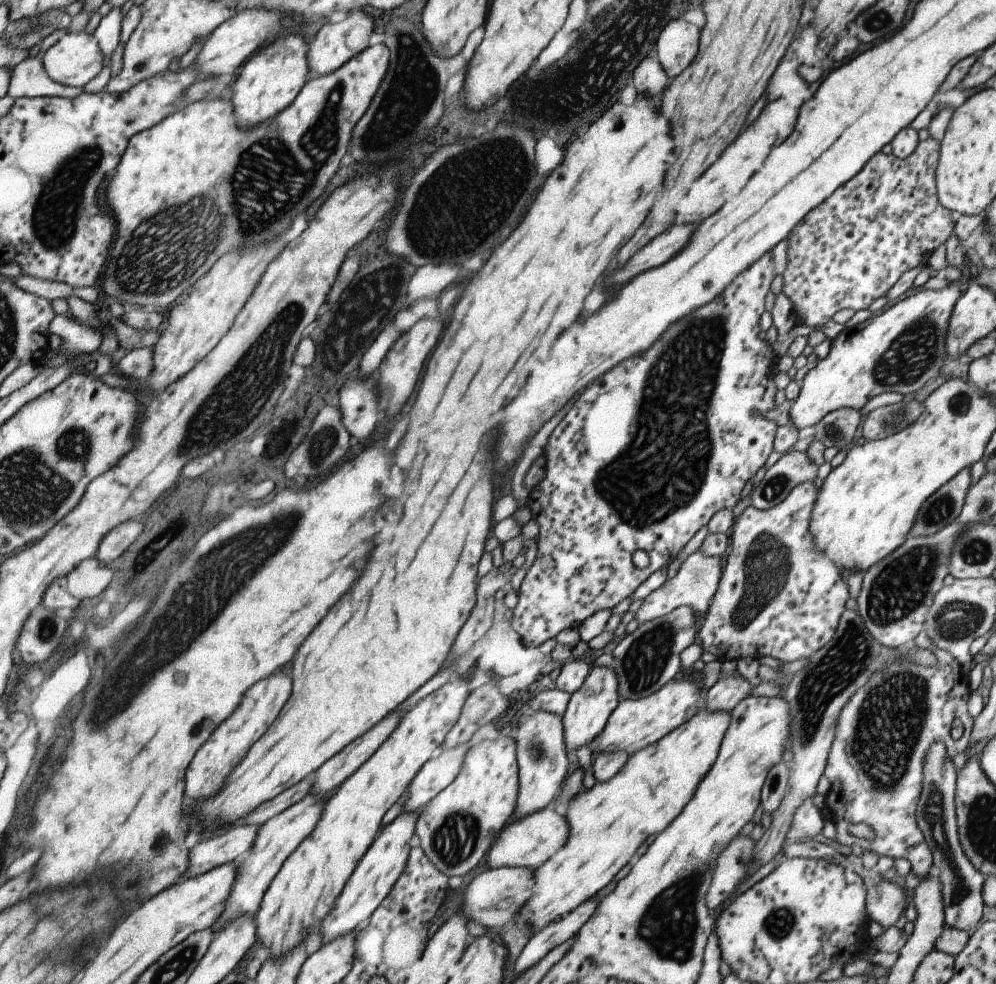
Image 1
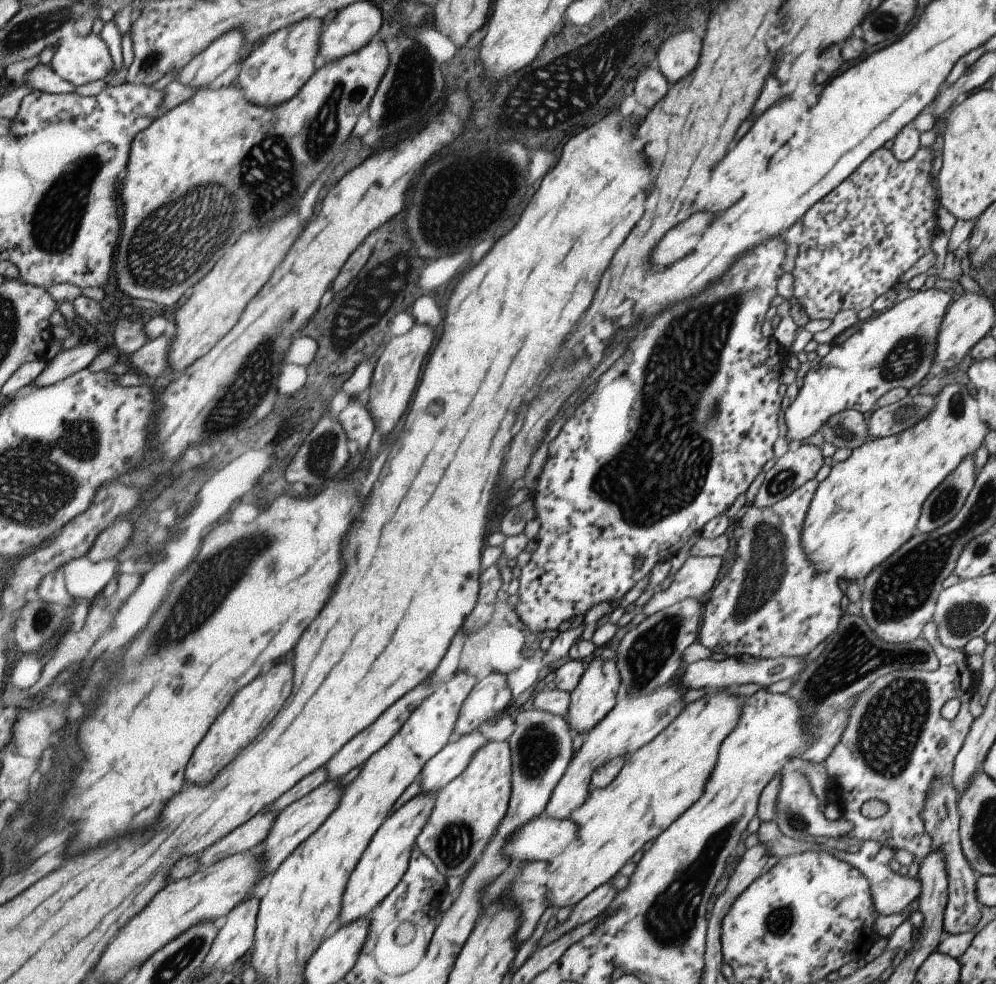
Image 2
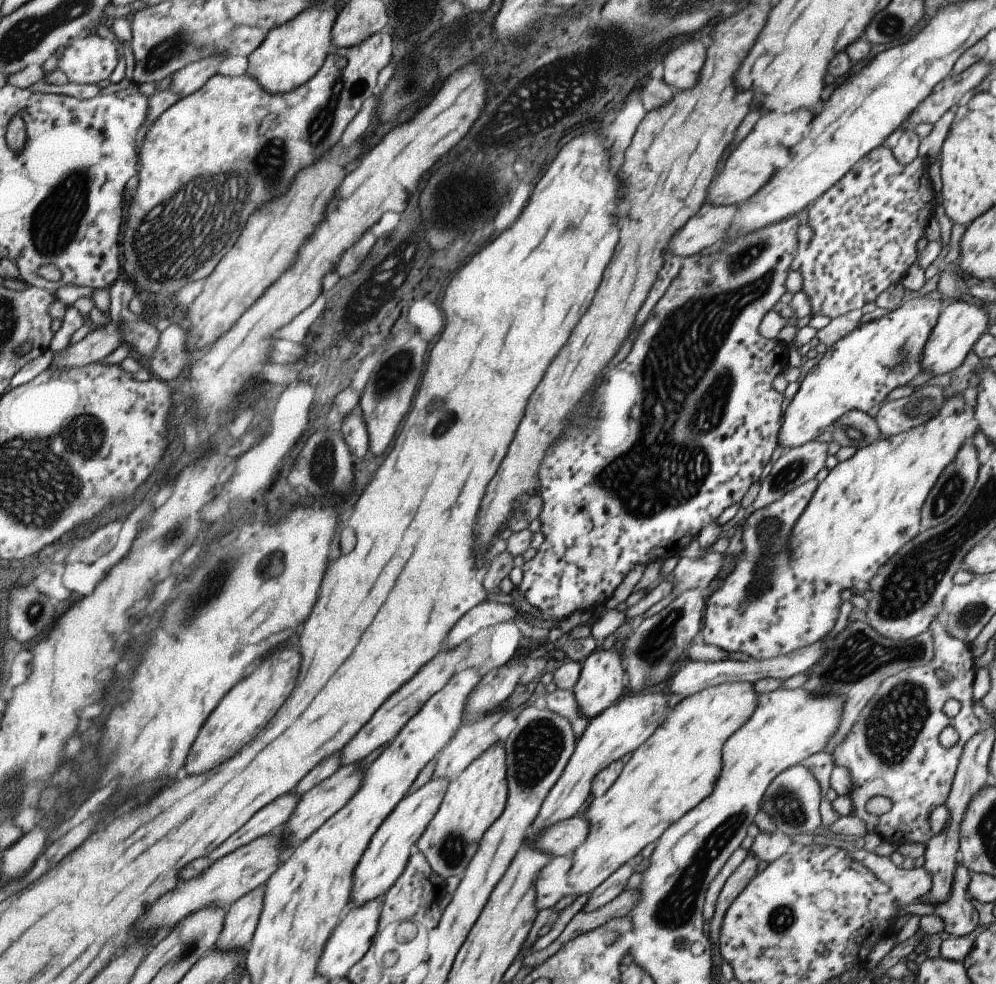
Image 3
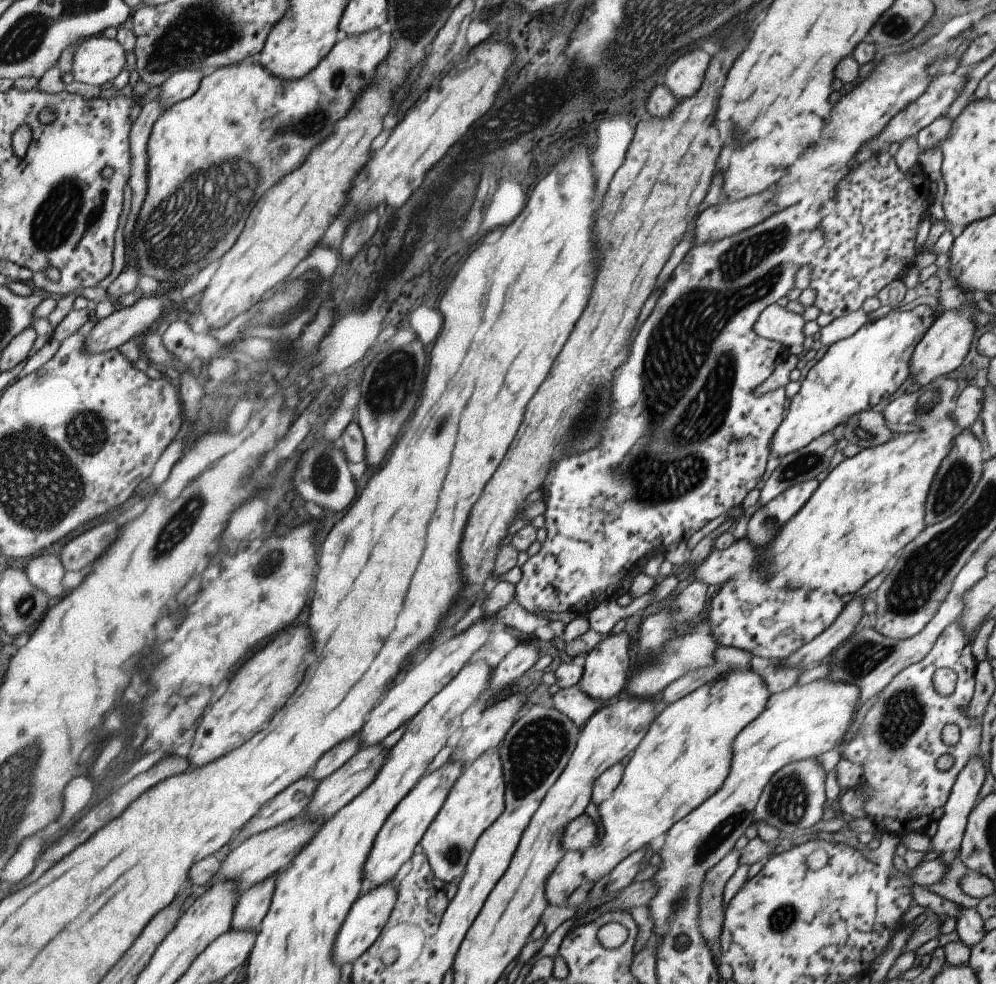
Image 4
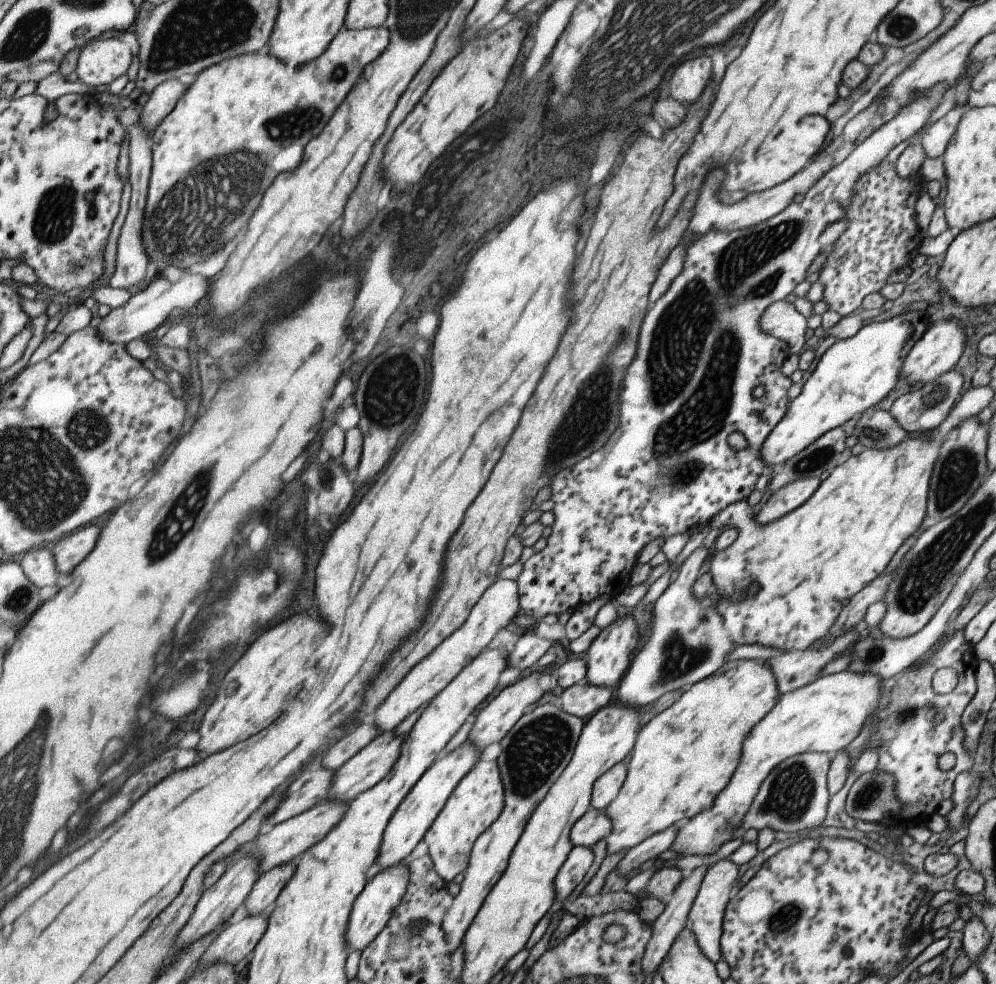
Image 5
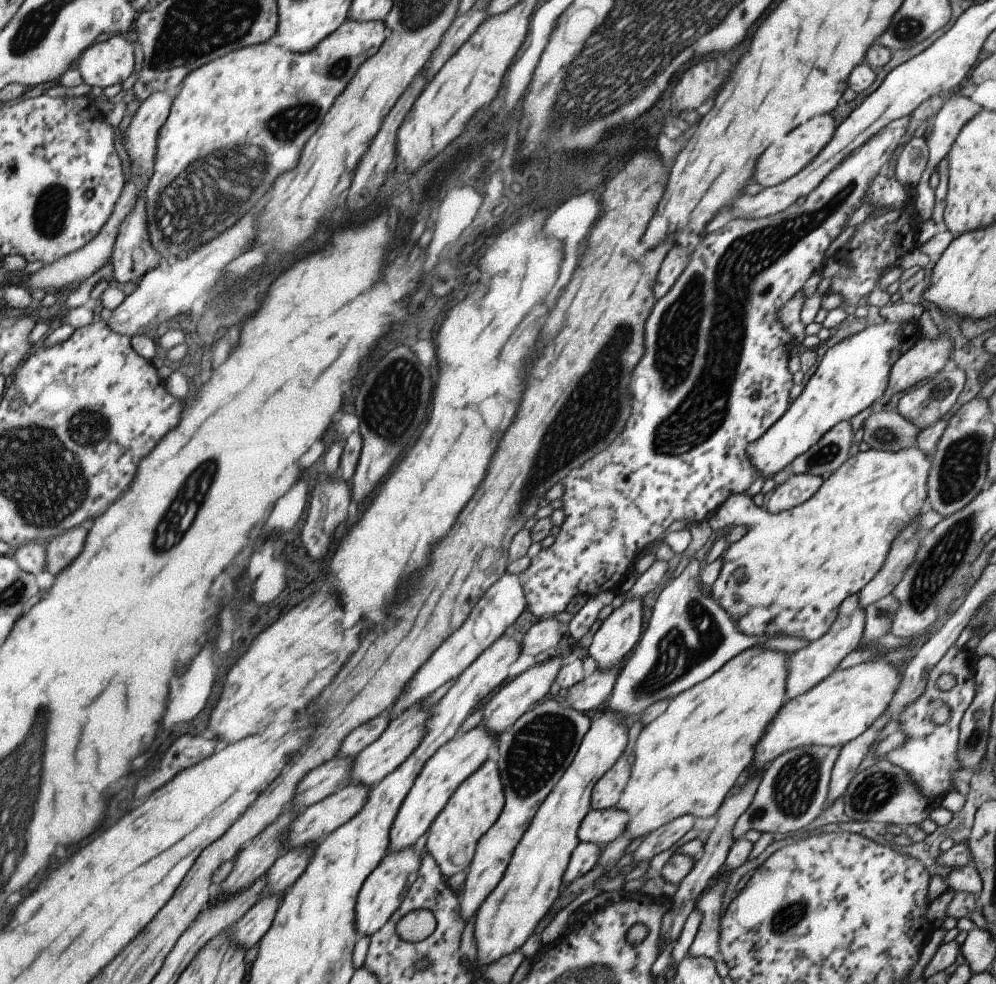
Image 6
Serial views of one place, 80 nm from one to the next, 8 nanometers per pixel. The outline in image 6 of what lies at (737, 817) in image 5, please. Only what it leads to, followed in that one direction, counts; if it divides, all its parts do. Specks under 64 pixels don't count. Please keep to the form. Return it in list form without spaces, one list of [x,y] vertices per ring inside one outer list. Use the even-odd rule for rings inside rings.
[[[877,659],[846,669],[835,669],[807,692],[784,702],[756,743],[753,758],[743,775],[754,775],[755,771],[765,770],[778,754],[790,748],[805,745],[841,748],[859,736],[882,714],[900,685],[902,676],[898,667],[885,659]]]

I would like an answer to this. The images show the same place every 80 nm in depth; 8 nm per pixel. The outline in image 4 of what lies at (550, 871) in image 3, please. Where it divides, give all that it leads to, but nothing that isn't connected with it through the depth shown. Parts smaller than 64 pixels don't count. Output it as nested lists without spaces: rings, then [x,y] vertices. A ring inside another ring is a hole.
[[[565,851],[545,880],[543,894],[548,905],[568,906],[567,898],[580,886],[581,851]]]

